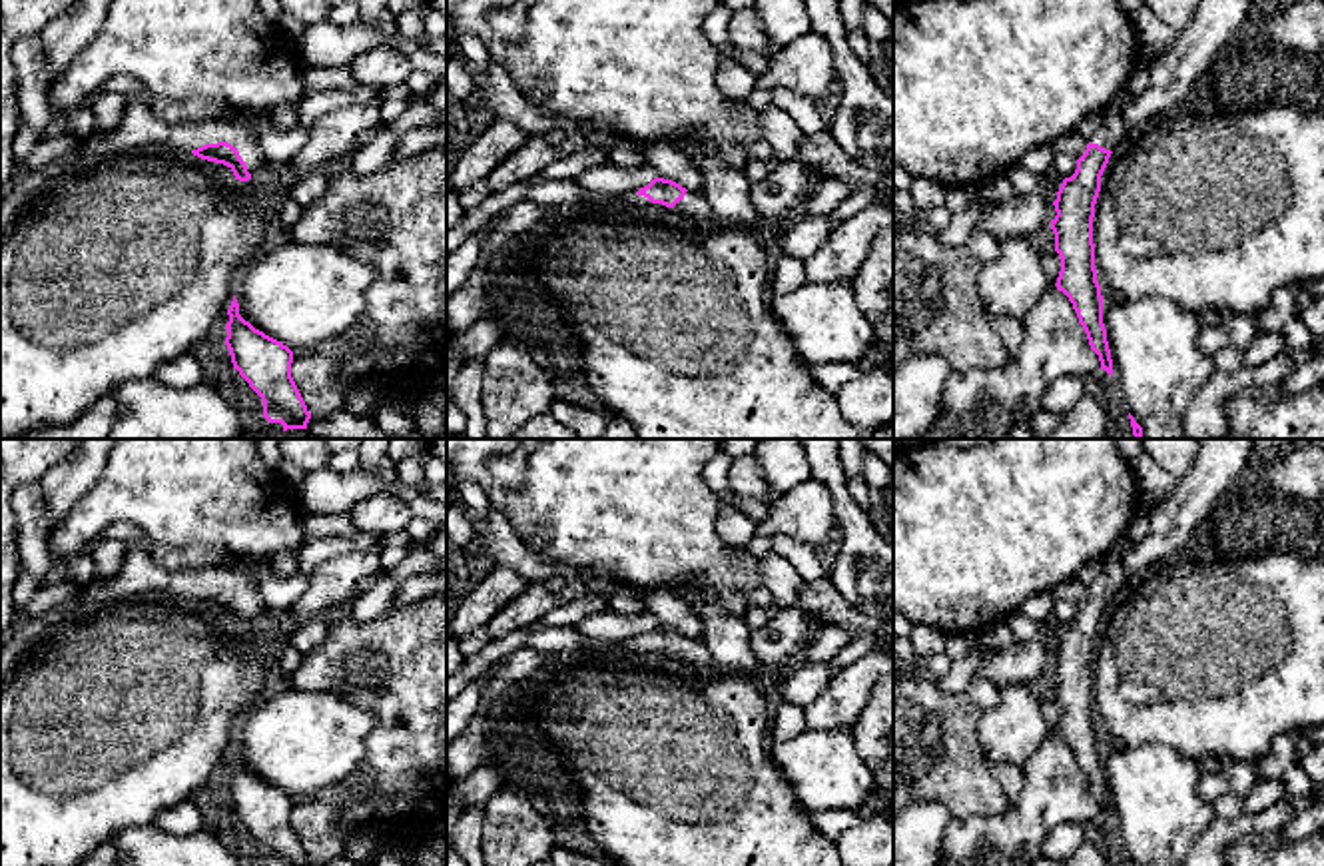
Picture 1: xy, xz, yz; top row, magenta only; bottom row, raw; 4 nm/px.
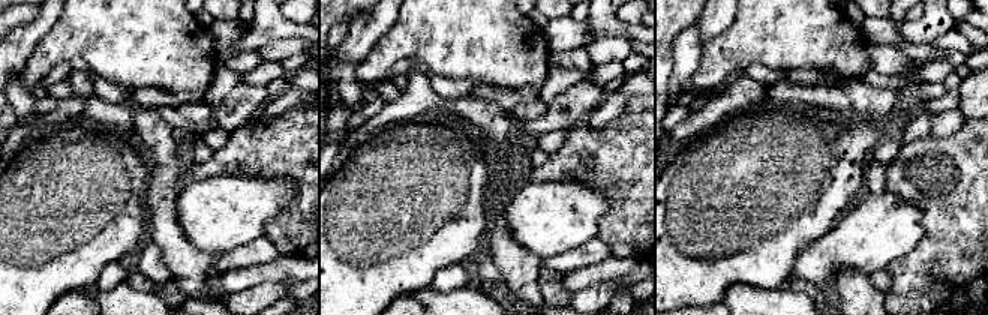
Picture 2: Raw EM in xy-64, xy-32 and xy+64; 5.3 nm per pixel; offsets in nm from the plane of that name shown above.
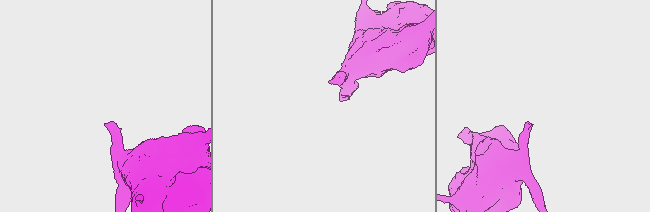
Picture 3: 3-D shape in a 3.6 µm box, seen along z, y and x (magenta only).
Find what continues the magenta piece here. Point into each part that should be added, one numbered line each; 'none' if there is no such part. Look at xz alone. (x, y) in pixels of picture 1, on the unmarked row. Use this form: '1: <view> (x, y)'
1: xz (565, 641)

